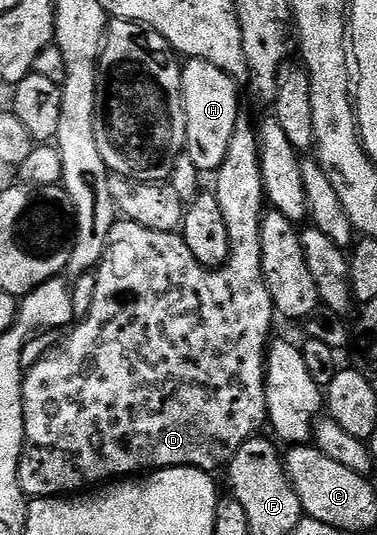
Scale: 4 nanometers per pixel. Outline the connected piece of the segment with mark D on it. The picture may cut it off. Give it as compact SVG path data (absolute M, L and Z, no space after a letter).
M246 123L238 124L232 135L232 143L228 143L228 155L224 155L224 163L216 171L217 177L216 196L220 203L220 211L224 211L224 223L228 223L230 240L230 254L226 264L219 265L216 269L208 269L195 257L190 256L184 239L178 233L152 231L148 227L140 227L140 223L135 221L119 220L112 227L110 242L106 244L102 262L94 273L96 293L93 296L90 313L85 320L79 320L69 330L71 333L67 335L66 342L59 349L52 350L43 361L38 361L31 369L29 366L25 370L22 378L24 439L18 464L18 482L27 498L74 495L79 491L113 482L115 479L126 479L131 475L155 469L196 467L207 471L215 471L214 469L218 468L221 470L229 465L245 441L255 436L261 430L258 429L261 425L267 424L266 350L272 340L270 324L276 320L276 312L261 269L260 227L264 216L264 194L258 154L258 134L253 124L251 126Z

